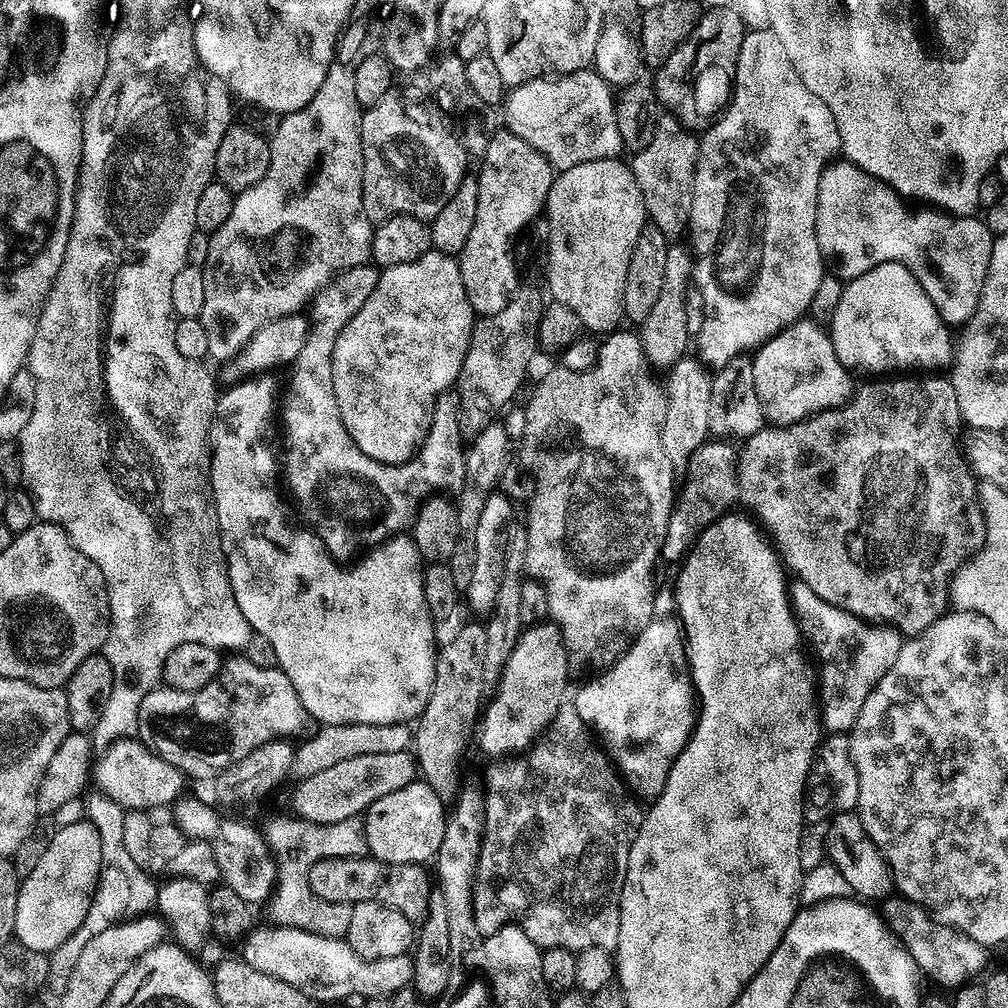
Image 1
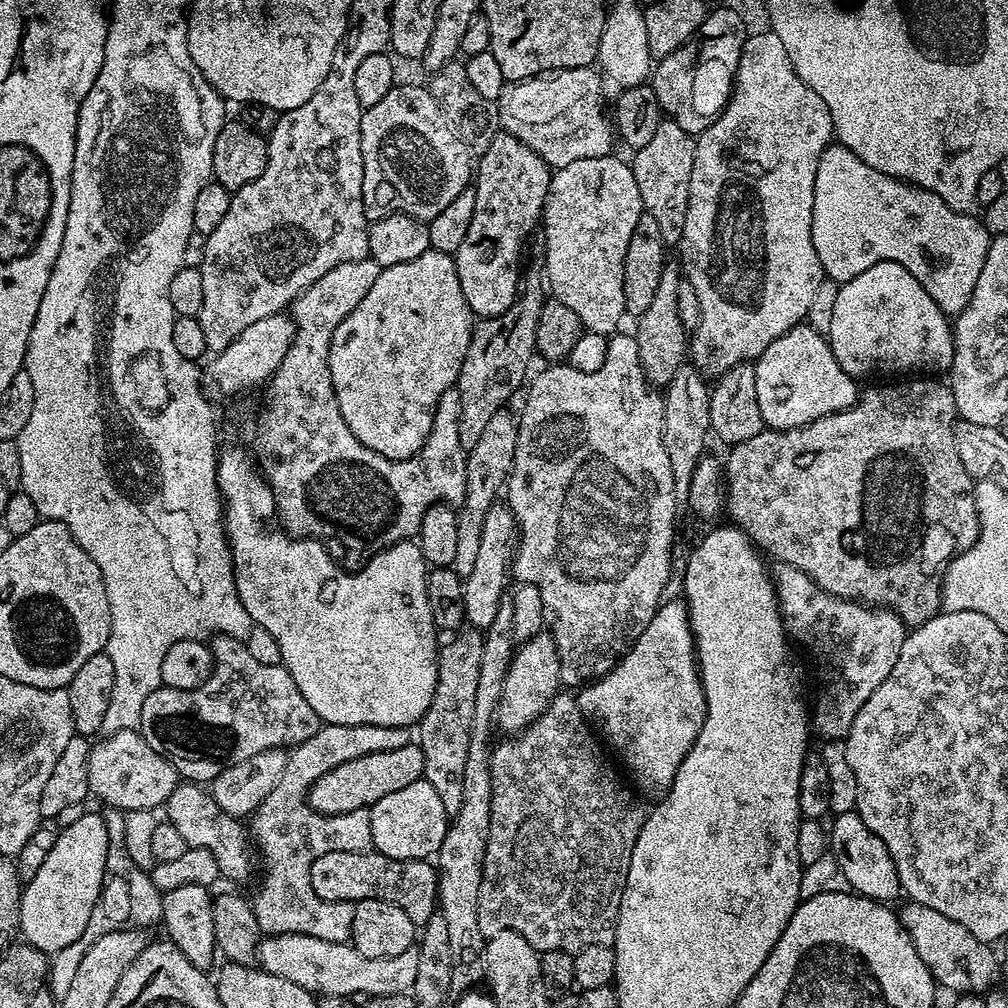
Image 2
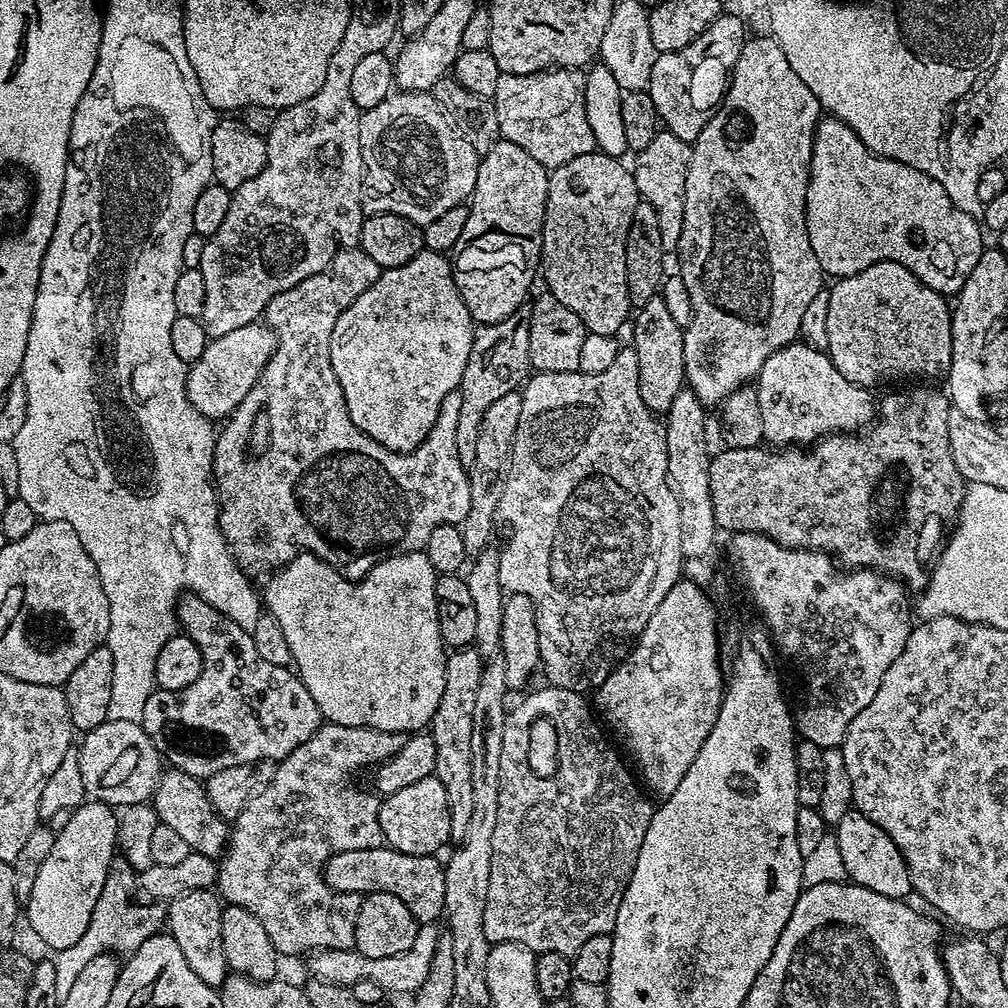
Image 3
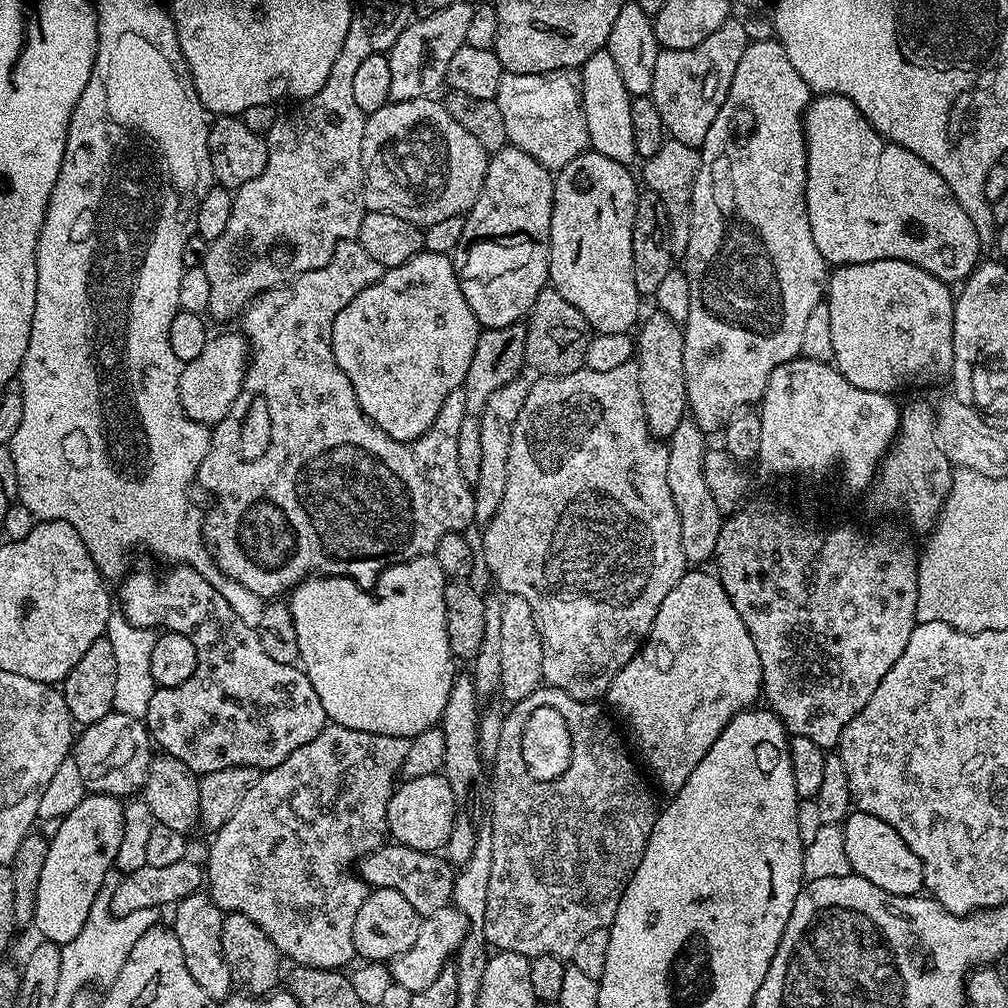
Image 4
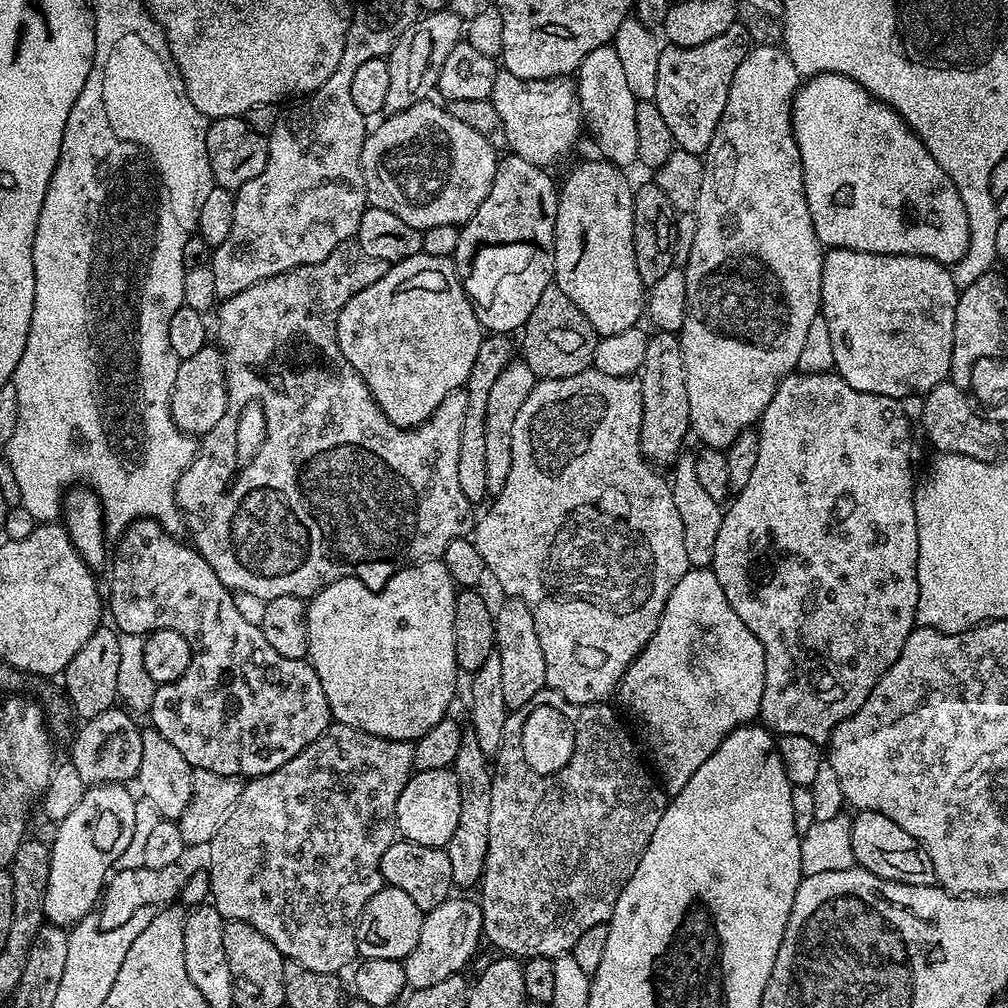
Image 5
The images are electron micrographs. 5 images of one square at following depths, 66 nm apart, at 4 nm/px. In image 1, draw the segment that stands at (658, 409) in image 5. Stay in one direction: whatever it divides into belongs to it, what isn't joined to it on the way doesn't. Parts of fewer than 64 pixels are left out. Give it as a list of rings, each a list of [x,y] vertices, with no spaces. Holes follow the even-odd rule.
[[[680,242],[669,243],[666,250],[666,274],[662,278],[662,290],[658,294],[658,302],[654,302],[650,314],[646,314],[644,323],[638,328],[638,335],[649,364],[661,370],[671,368],[672,364],[678,362],[690,348],[690,337],[686,330],[686,306],[694,257],[685,245],[683,248],[676,243]]]

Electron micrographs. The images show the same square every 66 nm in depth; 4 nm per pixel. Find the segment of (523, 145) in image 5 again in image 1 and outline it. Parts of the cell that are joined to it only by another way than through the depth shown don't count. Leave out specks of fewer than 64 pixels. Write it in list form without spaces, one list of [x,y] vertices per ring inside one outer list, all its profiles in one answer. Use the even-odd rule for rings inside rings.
[[[595,70],[527,80],[507,93],[502,105],[502,116],[508,119],[507,131],[518,134],[527,144],[534,146],[534,150],[541,152],[553,169],[560,172],[570,170],[570,166],[582,166],[582,162],[615,160],[625,151],[622,134],[618,134],[613,89]]]

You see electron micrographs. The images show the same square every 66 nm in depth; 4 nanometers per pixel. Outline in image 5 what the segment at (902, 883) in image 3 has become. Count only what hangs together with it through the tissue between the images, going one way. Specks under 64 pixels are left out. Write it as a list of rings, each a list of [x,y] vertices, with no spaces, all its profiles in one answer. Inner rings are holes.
[[[857,811],[852,816],[852,846],[850,855],[859,867],[887,880],[901,880],[904,884],[932,884],[936,879],[930,854],[898,822],[890,822],[881,812]]]

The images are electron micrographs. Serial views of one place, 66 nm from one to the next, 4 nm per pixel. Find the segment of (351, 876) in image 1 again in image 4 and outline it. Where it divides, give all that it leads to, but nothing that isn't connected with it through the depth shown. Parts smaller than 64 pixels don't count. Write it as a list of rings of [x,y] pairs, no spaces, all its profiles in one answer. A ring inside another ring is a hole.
[[[385,842],[359,861],[358,875],[369,889],[398,890],[398,894],[402,894],[402,898],[406,898],[406,902],[410,902],[410,906],[414,906],[414,910],[422,918],[427,918],[453,903],[456,872],[443,855],[434,852],[423,852],[405,844]]]

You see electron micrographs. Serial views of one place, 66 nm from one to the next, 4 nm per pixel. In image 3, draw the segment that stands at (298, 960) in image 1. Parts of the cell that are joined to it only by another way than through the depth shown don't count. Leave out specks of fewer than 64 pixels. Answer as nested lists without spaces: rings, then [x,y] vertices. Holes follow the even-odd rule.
[[[435,923],[420,924],[416,930],[414,946],[410,950],[402,950],[402,954],[394,954],[394,958],[366,958],[359,952],[317,952],[311,957],[312,973],[317,980],[329,980],[335,984],[356,984],[359,980],[370,979],[378,984],[385,993],[408,992],[415,994],[426,982],[430,974],[430,966],[436,957],[437,948],[441,947],[440,932]]]

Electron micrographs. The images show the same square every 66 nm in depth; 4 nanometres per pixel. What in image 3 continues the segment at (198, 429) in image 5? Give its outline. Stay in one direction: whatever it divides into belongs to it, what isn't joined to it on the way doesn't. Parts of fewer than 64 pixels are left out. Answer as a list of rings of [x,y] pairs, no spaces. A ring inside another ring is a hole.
[[[260,322],[238,326],[238,330],[230,330],[230,334],[211,337],[206,350],[202,350],[202,358],[190,365],[186,378],[186,394],[194,410],[213,422],[231,416],[260,379],[260,372],[275,348],[276,336],[271,328]]]

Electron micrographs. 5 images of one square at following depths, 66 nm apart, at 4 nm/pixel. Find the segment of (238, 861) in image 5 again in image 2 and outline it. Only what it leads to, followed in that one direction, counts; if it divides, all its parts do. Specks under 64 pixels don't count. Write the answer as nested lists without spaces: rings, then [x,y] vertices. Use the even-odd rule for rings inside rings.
[[[324,724],[313,736],[306,738],[306,742],[295,745],[288,752],[288,765],[282,770],[282,778],[278,778],[278,786],[266,794],[250,817],[250,836],[258,849],[259,859],[260,856],[264,859],[264,889],[254,896],[261,933],[281,936],[289,932],[339,944],[351,941],[355,903],[318,898],[314,886],[310,886],[310,866],[327,852],[369,851],[372,848],[370,811],[359,808],[346,814],[324,816],[313,812],[308,805],[308,791],[322,774],[342,766],[342,762],[382,750],[398,750],[398,746],[410,743],[408,735],[409,729],[398,726]]]

